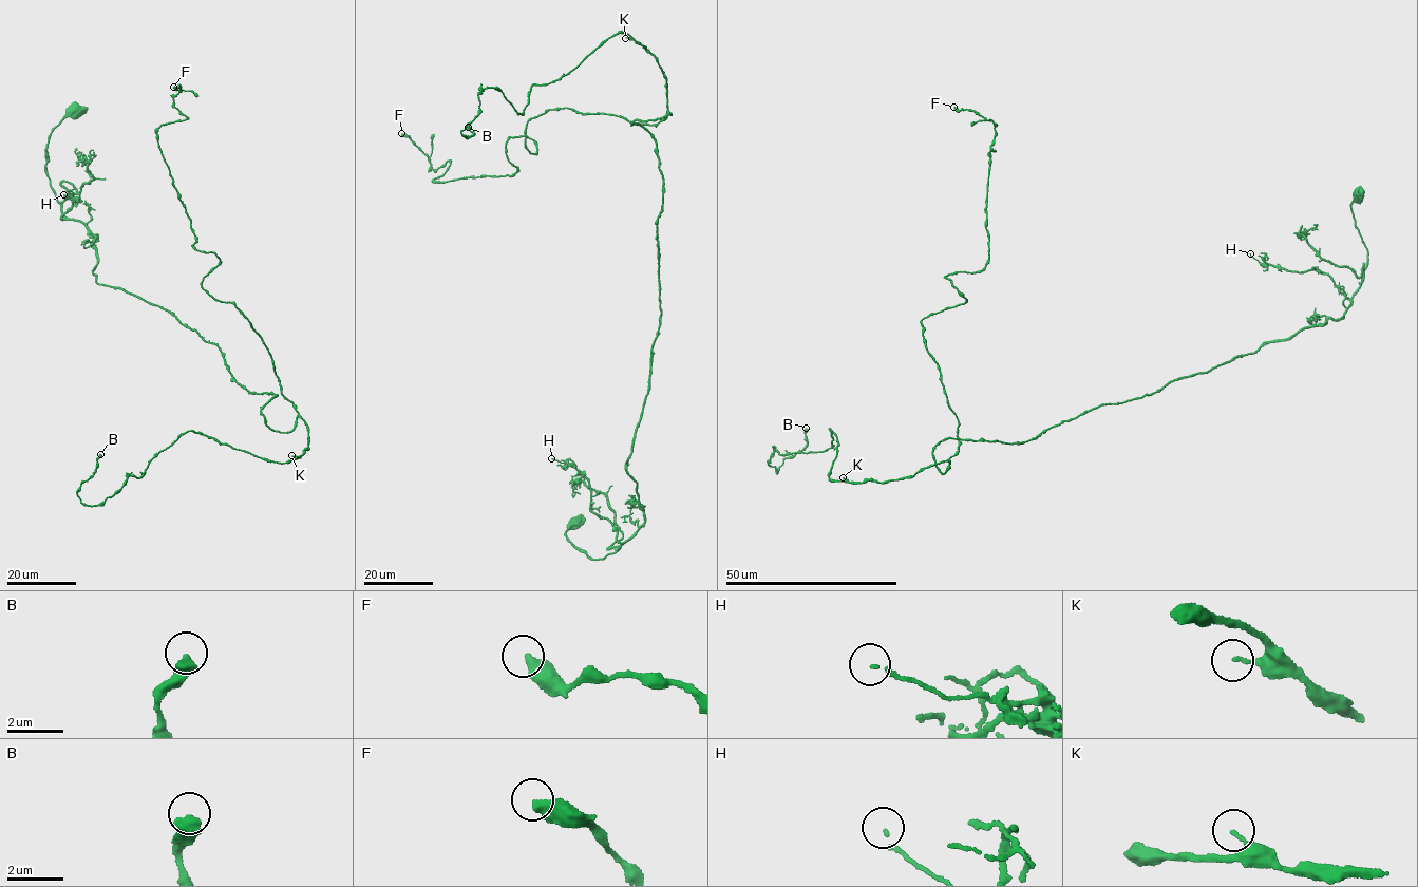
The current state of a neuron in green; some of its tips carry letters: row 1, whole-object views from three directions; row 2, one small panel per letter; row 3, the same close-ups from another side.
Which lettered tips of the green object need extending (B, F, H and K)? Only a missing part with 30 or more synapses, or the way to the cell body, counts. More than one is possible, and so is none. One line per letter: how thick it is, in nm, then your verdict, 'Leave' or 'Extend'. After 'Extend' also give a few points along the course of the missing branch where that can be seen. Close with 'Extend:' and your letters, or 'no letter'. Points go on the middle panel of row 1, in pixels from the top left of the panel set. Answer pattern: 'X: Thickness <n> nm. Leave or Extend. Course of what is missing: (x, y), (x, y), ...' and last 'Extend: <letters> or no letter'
B: Thickness 500 nm. Leave
F: Thickness 480 nm. Leave
H: Thickness 130 nm. Leave
K: Thickness 130 nm. Leave
Extend: no letter

